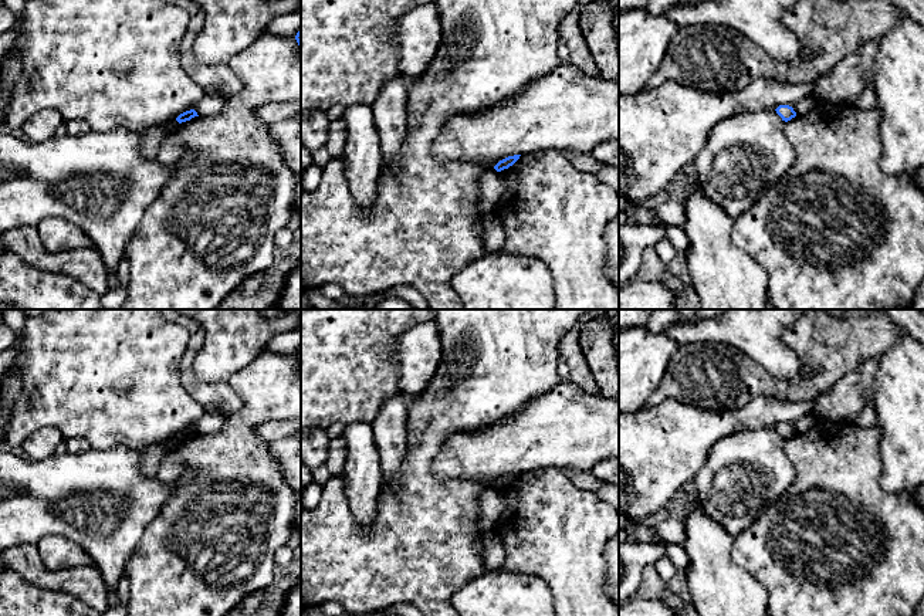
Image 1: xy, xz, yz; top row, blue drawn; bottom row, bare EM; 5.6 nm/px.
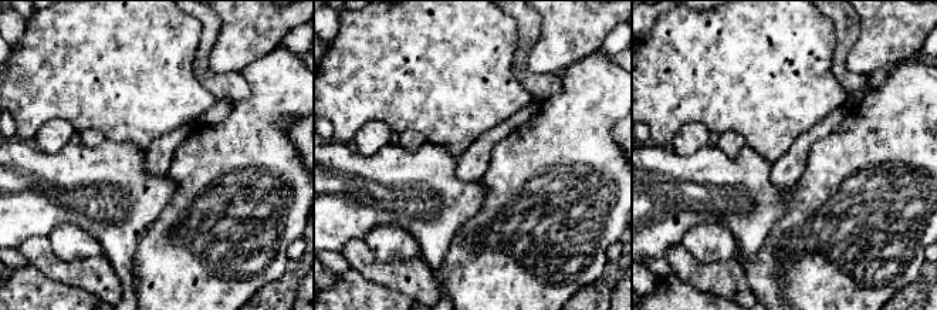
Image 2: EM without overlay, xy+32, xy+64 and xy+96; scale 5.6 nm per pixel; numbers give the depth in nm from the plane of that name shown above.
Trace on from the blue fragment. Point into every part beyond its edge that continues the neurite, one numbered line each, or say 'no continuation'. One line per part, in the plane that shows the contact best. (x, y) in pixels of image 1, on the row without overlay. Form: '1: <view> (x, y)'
no continuation

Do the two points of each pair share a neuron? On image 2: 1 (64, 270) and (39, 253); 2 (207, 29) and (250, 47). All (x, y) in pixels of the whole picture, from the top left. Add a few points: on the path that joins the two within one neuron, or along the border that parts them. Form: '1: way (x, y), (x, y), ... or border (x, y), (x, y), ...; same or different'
1: way (58, 270), (44, 259); same
2: border (217, 14), (220, 30), (210, 49), (207, 64); different

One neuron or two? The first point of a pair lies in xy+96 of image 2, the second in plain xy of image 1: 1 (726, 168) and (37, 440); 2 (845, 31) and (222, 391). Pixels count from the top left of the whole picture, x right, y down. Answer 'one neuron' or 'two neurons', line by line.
1: two neurons
2: one neuron

